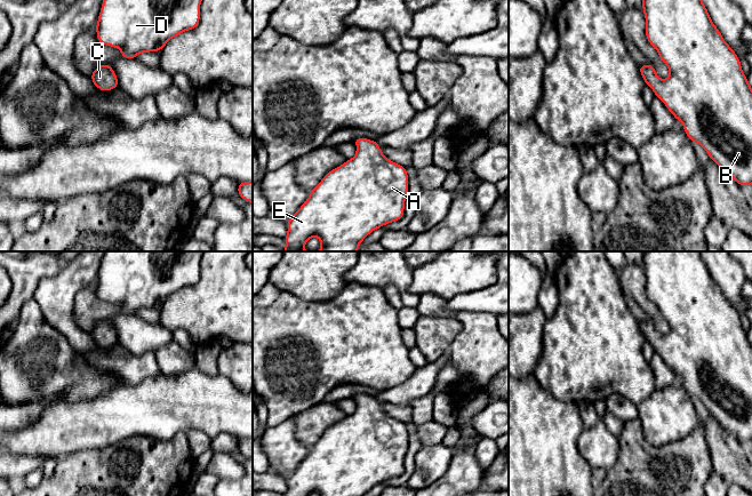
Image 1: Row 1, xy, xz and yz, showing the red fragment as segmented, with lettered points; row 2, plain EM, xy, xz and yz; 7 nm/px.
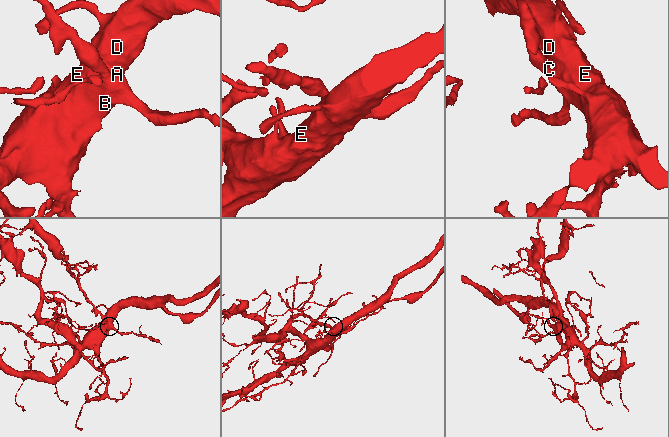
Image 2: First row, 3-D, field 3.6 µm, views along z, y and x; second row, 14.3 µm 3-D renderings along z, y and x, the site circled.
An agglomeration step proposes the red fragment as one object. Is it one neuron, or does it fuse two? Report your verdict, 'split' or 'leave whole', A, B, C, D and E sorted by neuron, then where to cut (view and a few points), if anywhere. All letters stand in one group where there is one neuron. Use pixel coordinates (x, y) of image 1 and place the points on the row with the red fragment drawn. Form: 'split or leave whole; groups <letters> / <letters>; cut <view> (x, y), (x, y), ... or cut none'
leave whole; groups A B C D E; cut none

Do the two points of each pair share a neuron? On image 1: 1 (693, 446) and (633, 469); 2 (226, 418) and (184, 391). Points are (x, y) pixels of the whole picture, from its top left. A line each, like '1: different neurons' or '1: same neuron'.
1: same neuron
2: same neuron

